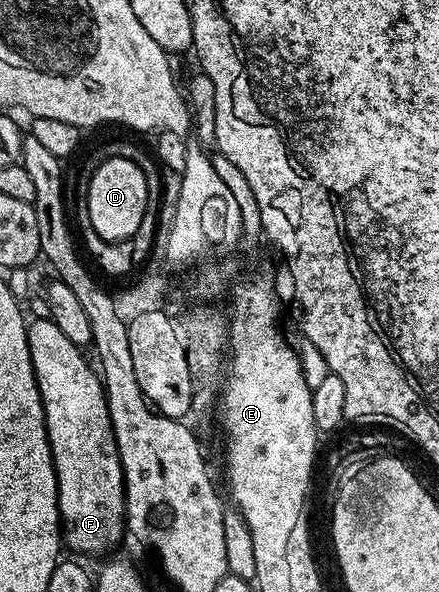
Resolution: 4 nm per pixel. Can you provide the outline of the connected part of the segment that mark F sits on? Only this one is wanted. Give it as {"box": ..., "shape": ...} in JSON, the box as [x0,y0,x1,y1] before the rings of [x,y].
{"box":[27,316,127,555],"shape":[[[41,316],[41,319],[38,322],[30,321],[28,323],[27,329],[29,331],[29,335],[27,336],[27,344],[29,345],[29,351],[31,352],[31,364],[33,365],[33,371],[35,372],[35,376],[37,377],[37,387],[39,388],[39,392],[41,393],[41,403],[43,404],[43,408],[45,409],[45,427],[47,428],[47,436],[49,437],[49,447],[51,448],[51,452],[53,453],[53,467],[55,468],[55,472],[57,473],[57,503],[59,504],[59,512],[61,513],[61,525],[63,527],[63,542],[66,547],[69,546],[73,550],[78,550],[81,554],[105,554],[108,555],[110,552],[108,550],[113,550],[117,545],[121,542],[121,537],[126,537],[127,534],[127,525],[125,523],[125,473],[123,472],[123,468],[121,467],[121,461],[119,460],[119,452],[117,451],[117,441],[115,440],[115,436],[113,435],[113,424],[111,422],[111,416],[109,415],[109,401],[105,399],[105,383],[101,381],[101,375],[98,373],[96,369],[93,370],[89,367],[89,362],[84,358],[82,347],[76,346],[75,344],[71,344],[71,340],[67,340],[67,336],[63,336],[63,332],[59,332],[59,328],[53,322],[50,322],[48,317]]]}

